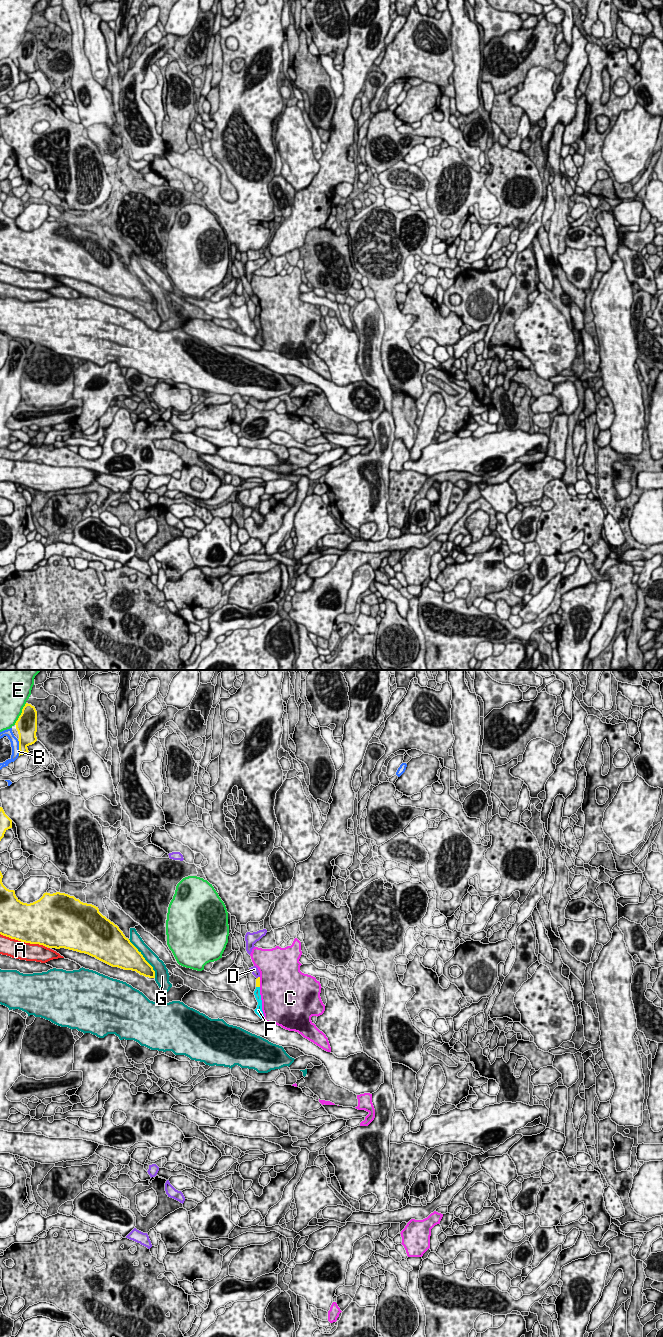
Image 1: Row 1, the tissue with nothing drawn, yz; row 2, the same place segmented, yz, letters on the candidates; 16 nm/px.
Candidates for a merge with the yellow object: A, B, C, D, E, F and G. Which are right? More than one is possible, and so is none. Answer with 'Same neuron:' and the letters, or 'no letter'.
Same neuron: no letter

